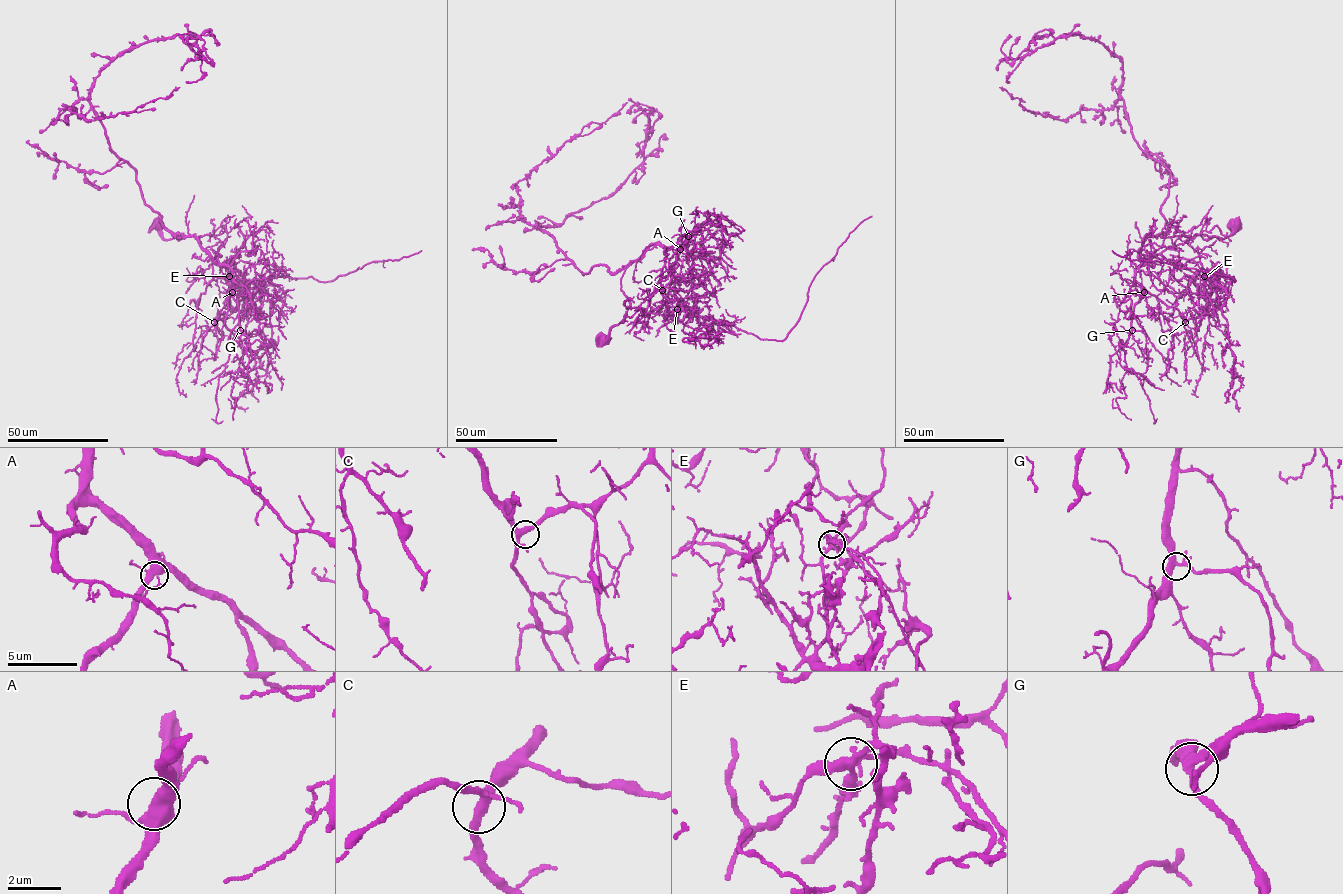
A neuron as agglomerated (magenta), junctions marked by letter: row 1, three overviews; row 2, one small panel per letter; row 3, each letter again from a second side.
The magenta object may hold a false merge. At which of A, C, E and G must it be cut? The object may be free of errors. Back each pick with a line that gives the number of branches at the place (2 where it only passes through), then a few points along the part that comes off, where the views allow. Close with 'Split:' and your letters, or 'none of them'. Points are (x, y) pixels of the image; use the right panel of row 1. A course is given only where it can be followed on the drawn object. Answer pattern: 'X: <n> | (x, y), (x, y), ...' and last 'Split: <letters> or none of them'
E: 4 | (1204, 276), (1203, 294), (1209, 293), (1218, 277), (1233, 276), (1235, 280), (1160, 261), (1129, 260), (1112, 250)
Split: E

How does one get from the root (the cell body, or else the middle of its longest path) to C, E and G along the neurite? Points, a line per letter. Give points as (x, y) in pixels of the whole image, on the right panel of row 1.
C: (1235, 225), (1221, 239), (1155, 235), (1143, 243), (1135, 279), (1185, 322)
E: (1235, 225), (1221, 239), (1150, 236), (1140, 249), (1144, 263), (1170, 246), (1187, 243), (1209, 270), (1204, 276)
G: (1235, 225), (1221, 239), (1146, 238), (1143, 264), (1135, 270), (1143, 293), (1132, 330)

